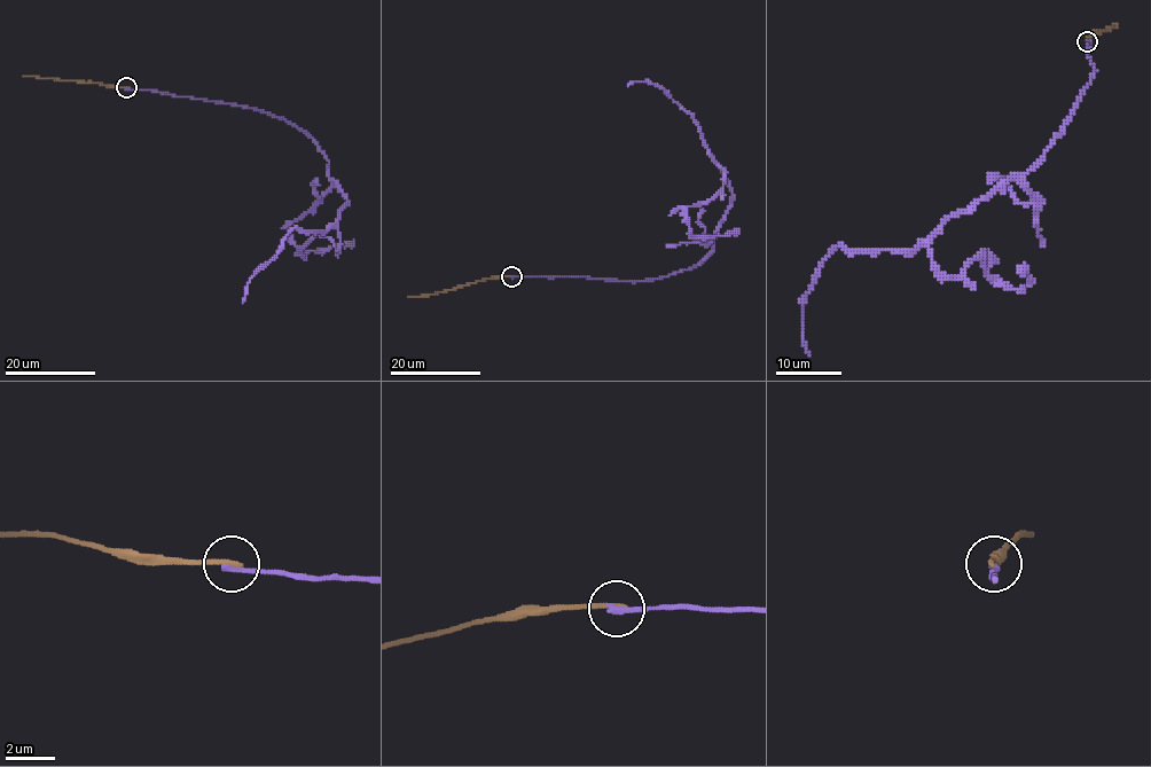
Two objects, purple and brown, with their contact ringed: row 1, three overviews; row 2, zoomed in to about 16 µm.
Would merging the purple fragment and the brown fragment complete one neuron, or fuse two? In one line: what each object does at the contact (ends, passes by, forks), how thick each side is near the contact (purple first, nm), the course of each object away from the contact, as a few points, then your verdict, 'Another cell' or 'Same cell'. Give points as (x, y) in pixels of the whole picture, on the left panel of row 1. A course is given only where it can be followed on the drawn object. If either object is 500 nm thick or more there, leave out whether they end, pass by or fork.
At the ring purple ends. At the ring brown ends. Thickness 280 nm (purple) against 200 nm. Course of purple: (126, 88), (283, 117), (328, 161), (347, 201), (339, 217), (326, 231), (294, 227), (251, 278), (242, 302). Course of brown: (126, 88), (23, 77). Another cell

